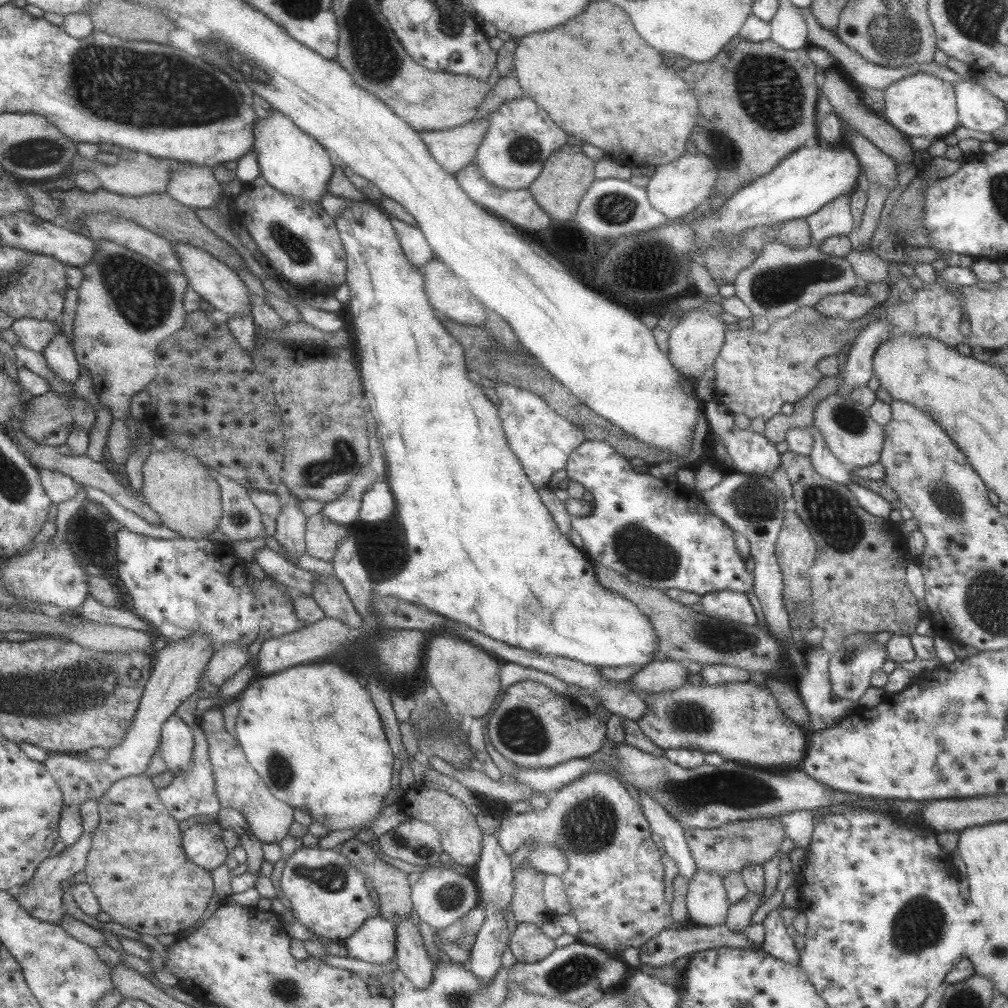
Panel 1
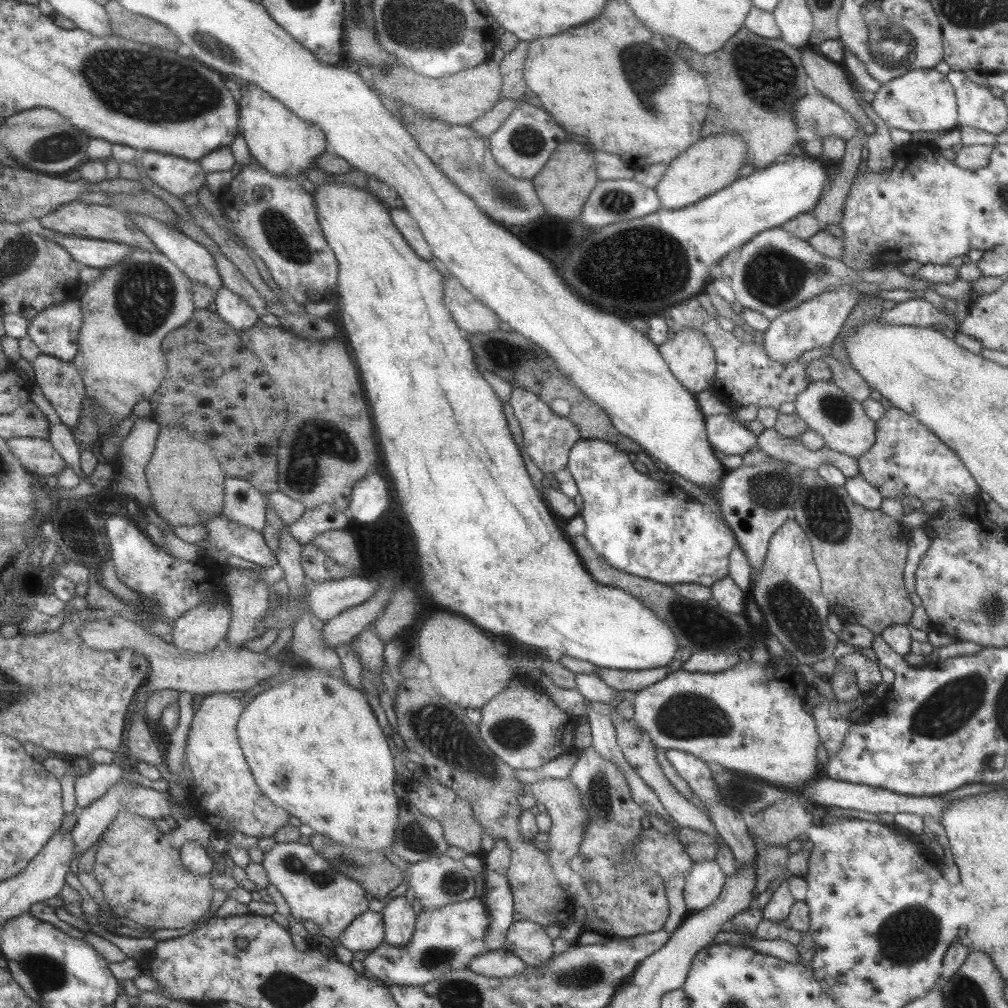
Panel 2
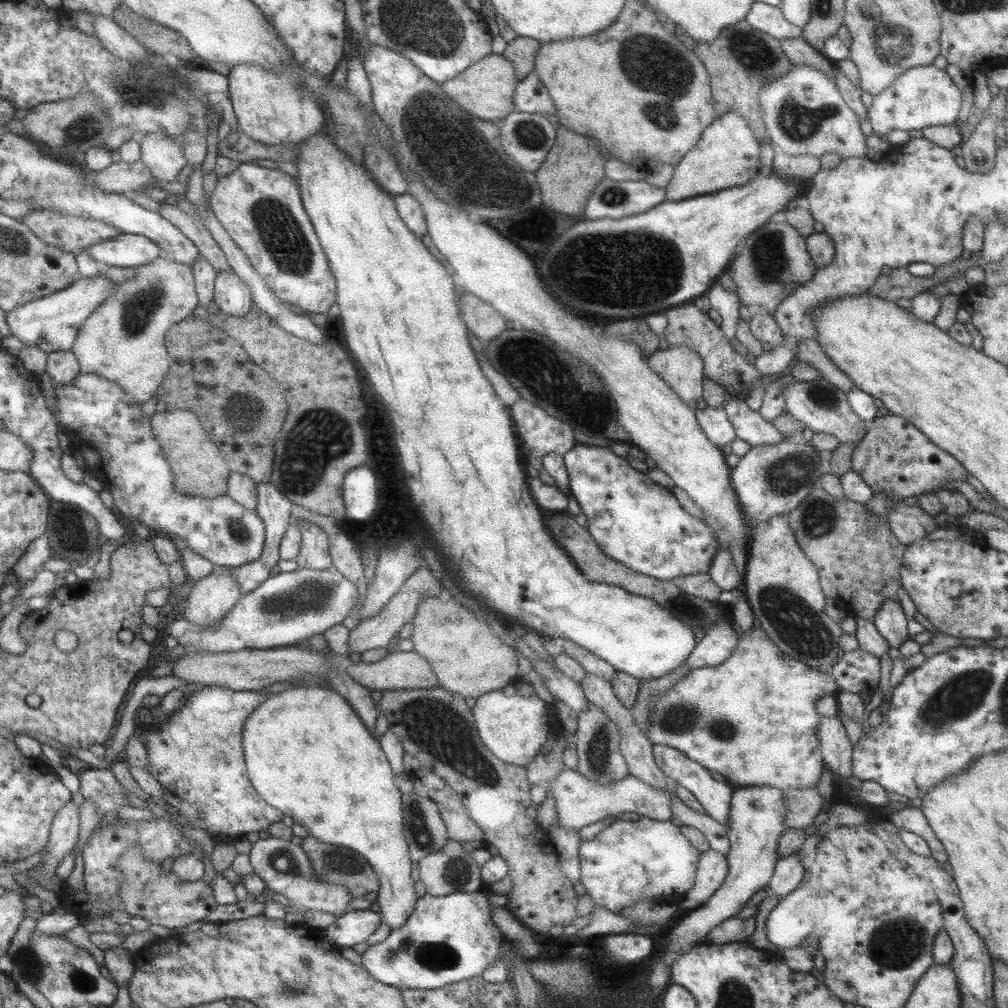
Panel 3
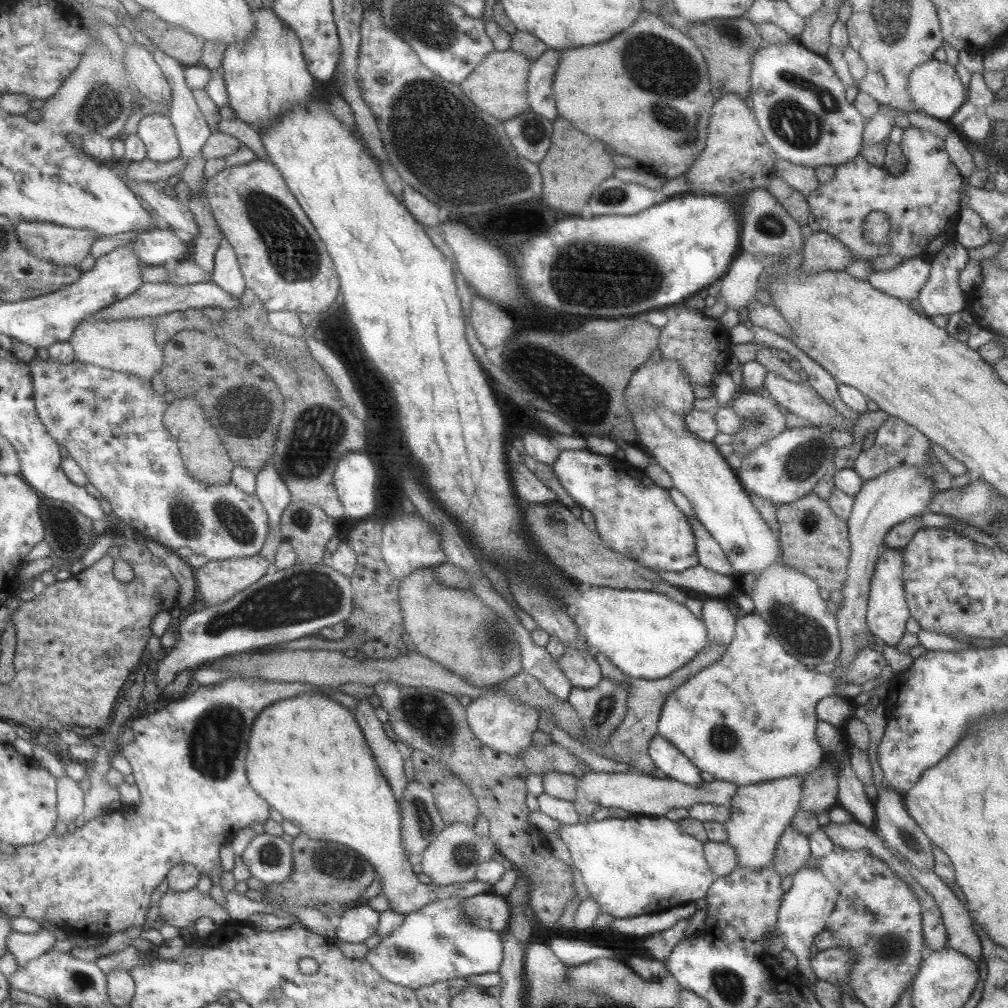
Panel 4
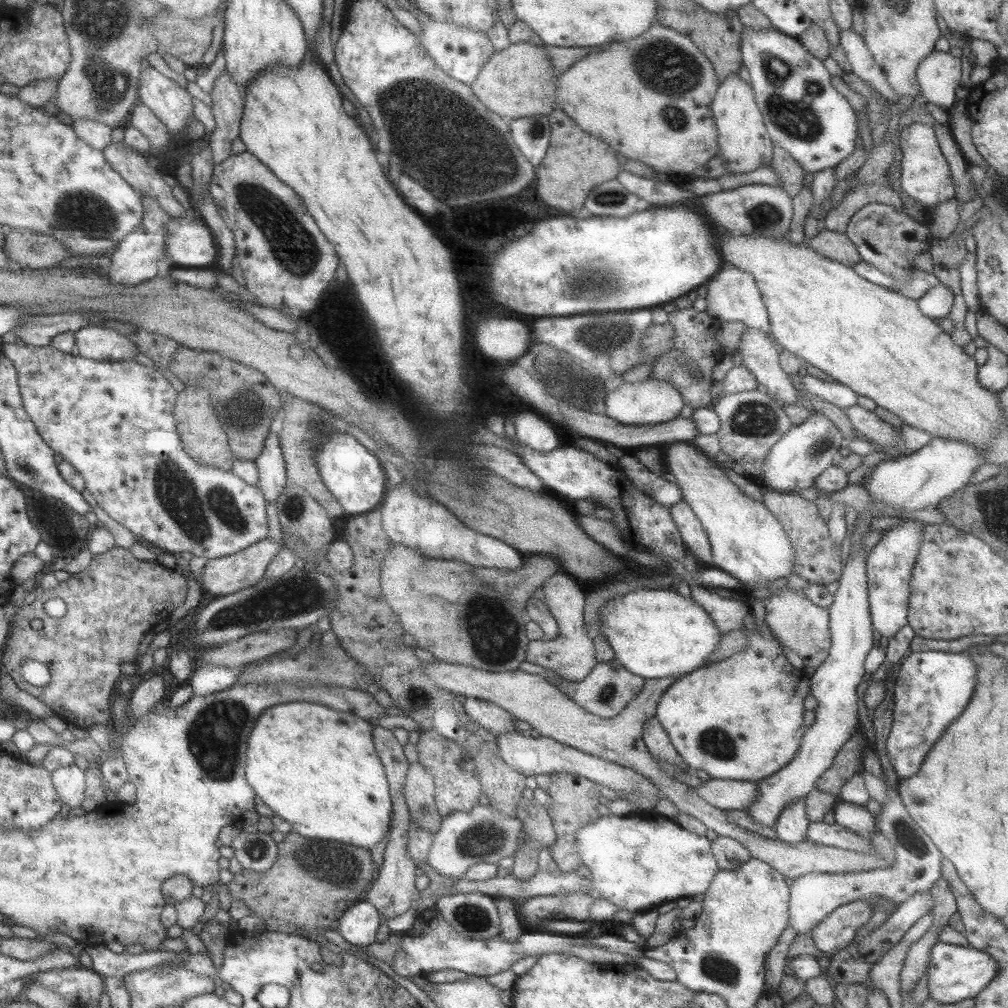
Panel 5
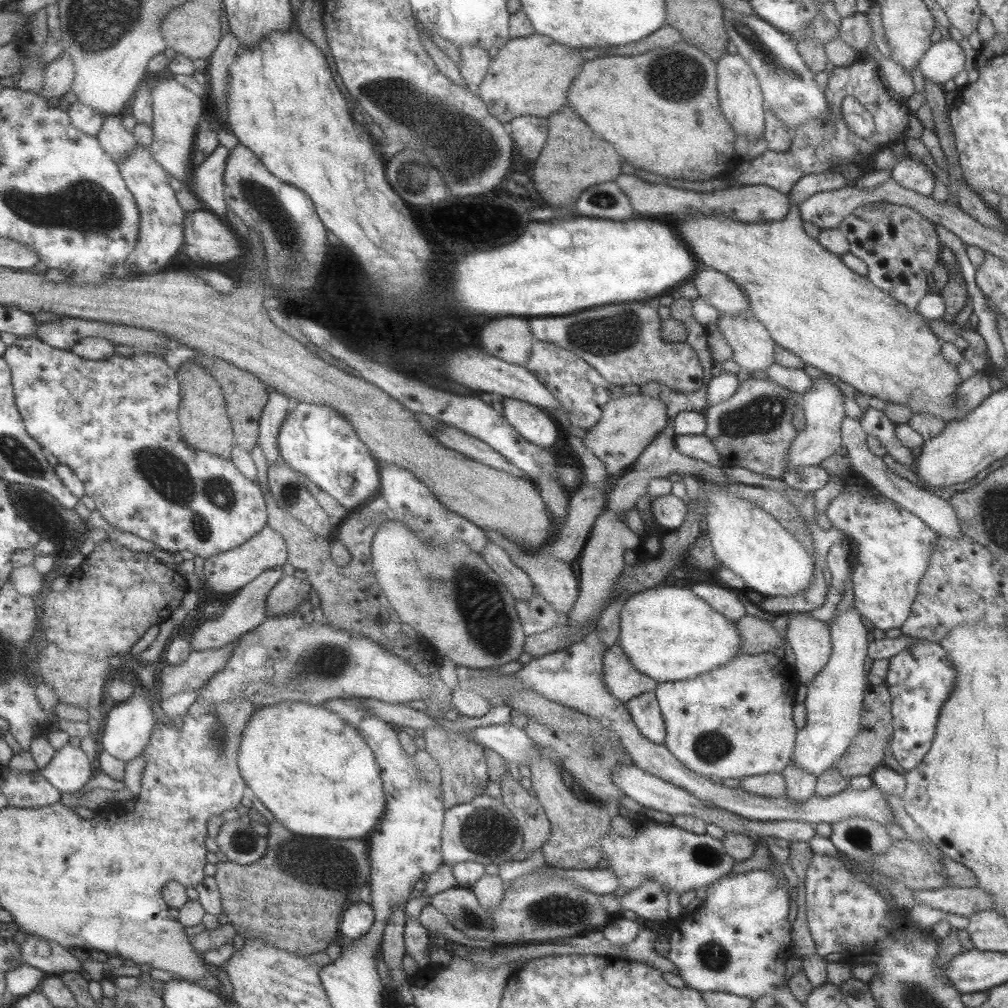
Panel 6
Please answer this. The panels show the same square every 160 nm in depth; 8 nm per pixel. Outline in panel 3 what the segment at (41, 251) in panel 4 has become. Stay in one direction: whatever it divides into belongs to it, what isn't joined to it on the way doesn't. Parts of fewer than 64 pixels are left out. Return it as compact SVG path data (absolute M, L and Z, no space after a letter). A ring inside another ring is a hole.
M33 211L21 221L43 242L76 254L125 233L94 218L77 218L55 211Z

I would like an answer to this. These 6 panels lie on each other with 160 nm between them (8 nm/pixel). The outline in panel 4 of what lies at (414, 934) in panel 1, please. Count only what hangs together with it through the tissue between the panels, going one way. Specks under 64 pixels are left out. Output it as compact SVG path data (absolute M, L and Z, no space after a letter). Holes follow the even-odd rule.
M300 694L271 703L252 722L248 744L245 766L251 788L270 808L279 812L285 821L306 834L307 838L333 840L363 856L379 875L381 893L387 897L390 910L406 915L436 900L467 898L490 890L493 892L493 885L477 879L447 886L417 881L417 874L411 871L411 863L407 861L408 853L401 841L401 816L391 789L373 758L353 712L327 695Z

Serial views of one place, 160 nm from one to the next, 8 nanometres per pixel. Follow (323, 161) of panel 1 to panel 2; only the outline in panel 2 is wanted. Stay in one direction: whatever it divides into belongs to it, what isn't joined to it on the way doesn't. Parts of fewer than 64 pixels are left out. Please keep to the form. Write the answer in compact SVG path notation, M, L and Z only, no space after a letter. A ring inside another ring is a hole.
M245 84L240 87L241 98L237 100L238 129L246 142L253 160L271 174L283 175L299 180L297 175L311 166L312 160L324 151L326 141L317 126L301 122L281 102L259 90L257 86Z

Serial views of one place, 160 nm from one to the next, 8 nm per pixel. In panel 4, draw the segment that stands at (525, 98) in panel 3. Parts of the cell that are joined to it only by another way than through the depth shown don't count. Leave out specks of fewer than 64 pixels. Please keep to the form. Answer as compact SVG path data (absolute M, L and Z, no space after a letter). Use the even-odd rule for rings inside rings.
M547 48L532 62L527 73L527 87L525 87L530 110L551 121L557 118L552 83L559 52L560 49Z

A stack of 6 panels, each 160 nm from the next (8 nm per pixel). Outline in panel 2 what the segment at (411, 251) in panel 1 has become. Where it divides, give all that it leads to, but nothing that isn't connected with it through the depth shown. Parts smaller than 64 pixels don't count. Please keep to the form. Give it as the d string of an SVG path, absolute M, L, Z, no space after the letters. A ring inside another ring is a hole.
M390 208L389 214L393 224L405 239L405 242L418 254L423 260L430 261L433 258L431 249L426 243L418 224L405 208Z

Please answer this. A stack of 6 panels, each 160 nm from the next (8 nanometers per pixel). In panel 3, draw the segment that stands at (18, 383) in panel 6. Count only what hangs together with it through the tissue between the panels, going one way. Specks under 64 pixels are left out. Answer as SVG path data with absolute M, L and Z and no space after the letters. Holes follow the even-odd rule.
M81 371L73 382L62 386L54 384L54 387L57 398L54 415L69 438L72 453L82 456L85 468L103 483L104 490L111 493L114 506L123 516L146 525L152 533L185 540L187 549L214 566L235 568L259 558L264 546L264 524L259 515L227 494L205 498L176 491L170 463L164 457L161 441L153 430L152 416L146 416L141 403L120 384L95 373Z

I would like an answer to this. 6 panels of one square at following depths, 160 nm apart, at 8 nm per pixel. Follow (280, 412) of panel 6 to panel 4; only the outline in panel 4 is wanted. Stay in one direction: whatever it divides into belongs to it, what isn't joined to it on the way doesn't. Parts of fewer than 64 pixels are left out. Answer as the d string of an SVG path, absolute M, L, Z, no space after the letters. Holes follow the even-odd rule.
M265 463L256 472L254 495L265 509L269 528L279 528L281 513L292 497L273 463Z

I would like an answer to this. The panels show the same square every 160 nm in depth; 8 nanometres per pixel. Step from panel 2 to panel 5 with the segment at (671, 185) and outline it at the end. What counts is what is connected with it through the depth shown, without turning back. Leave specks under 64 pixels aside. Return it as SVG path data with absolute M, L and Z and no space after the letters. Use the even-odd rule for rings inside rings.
M729 74L718 84L710 109L717 130L717 155L723 158L727 166L725 173L749 173L771 164L774 144L765 132L750 84L741 80L738 74Z

